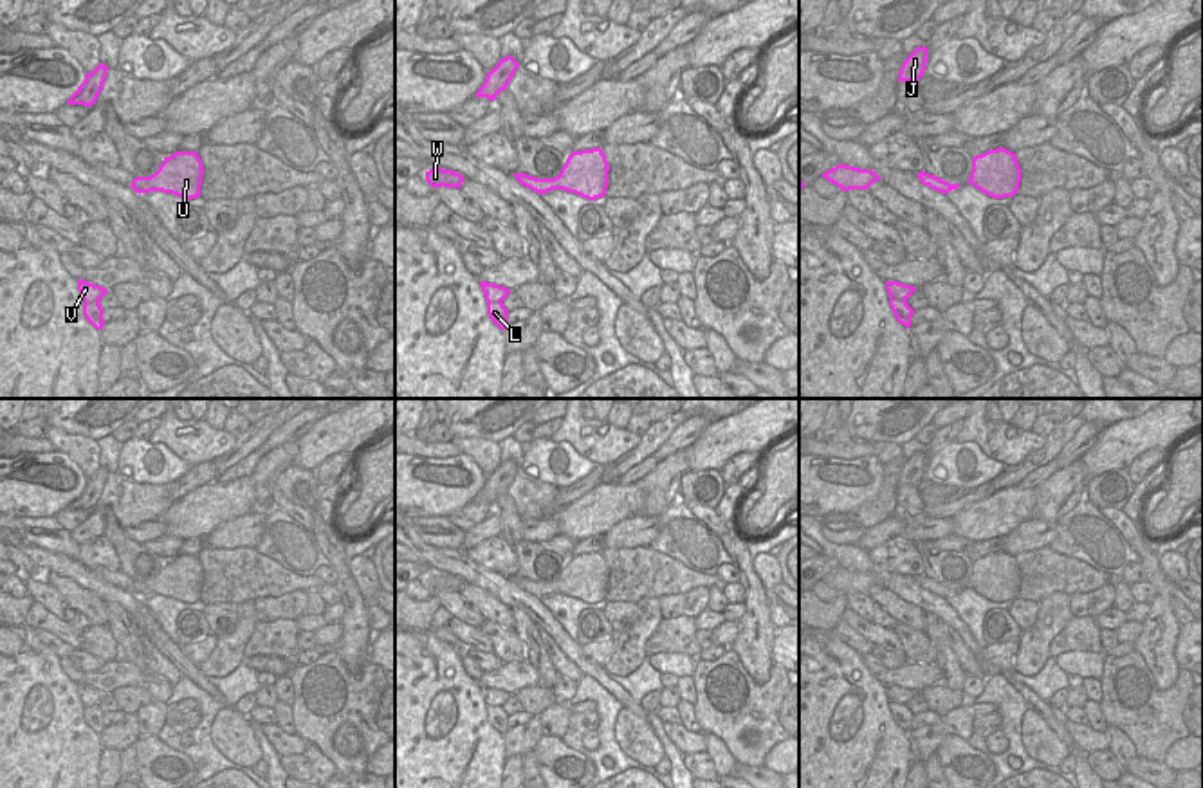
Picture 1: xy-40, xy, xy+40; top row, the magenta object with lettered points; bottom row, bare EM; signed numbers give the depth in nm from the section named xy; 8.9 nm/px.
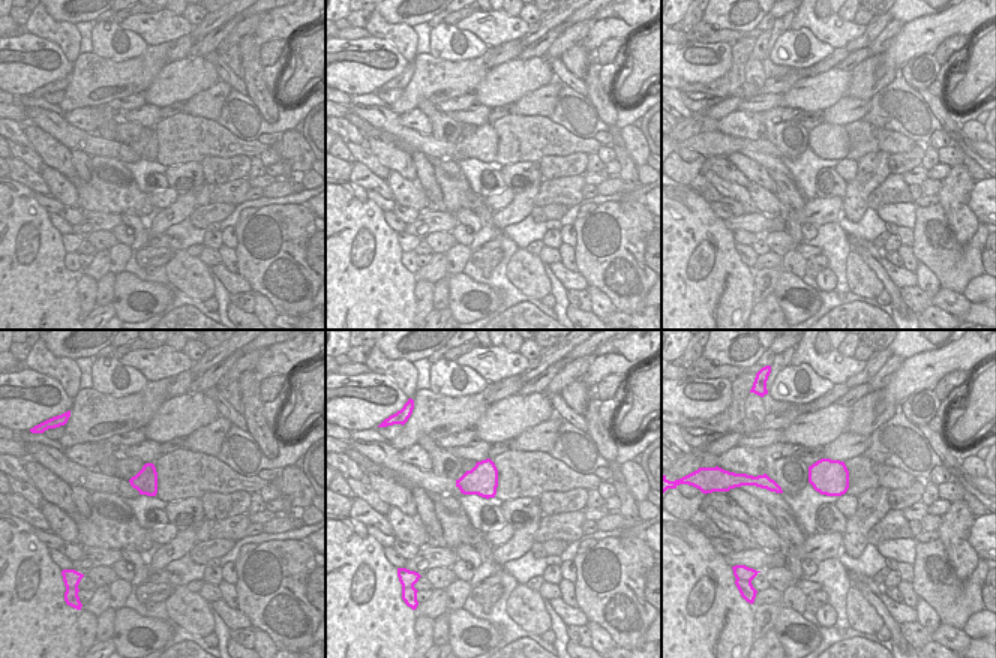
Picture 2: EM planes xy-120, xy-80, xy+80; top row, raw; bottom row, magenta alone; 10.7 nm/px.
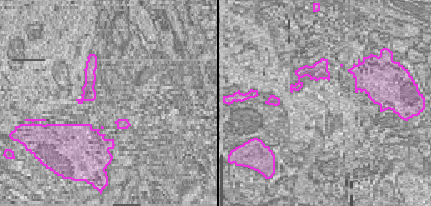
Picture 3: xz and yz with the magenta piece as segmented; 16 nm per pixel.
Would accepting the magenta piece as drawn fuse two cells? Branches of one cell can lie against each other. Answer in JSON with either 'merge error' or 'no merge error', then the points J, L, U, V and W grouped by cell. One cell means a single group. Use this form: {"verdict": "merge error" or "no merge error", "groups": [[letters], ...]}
{"verdict": "merge error", "groups": [["J", "L", "U", "W"], ["V"]]}

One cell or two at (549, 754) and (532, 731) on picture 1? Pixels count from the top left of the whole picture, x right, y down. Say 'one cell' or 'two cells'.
two cells

